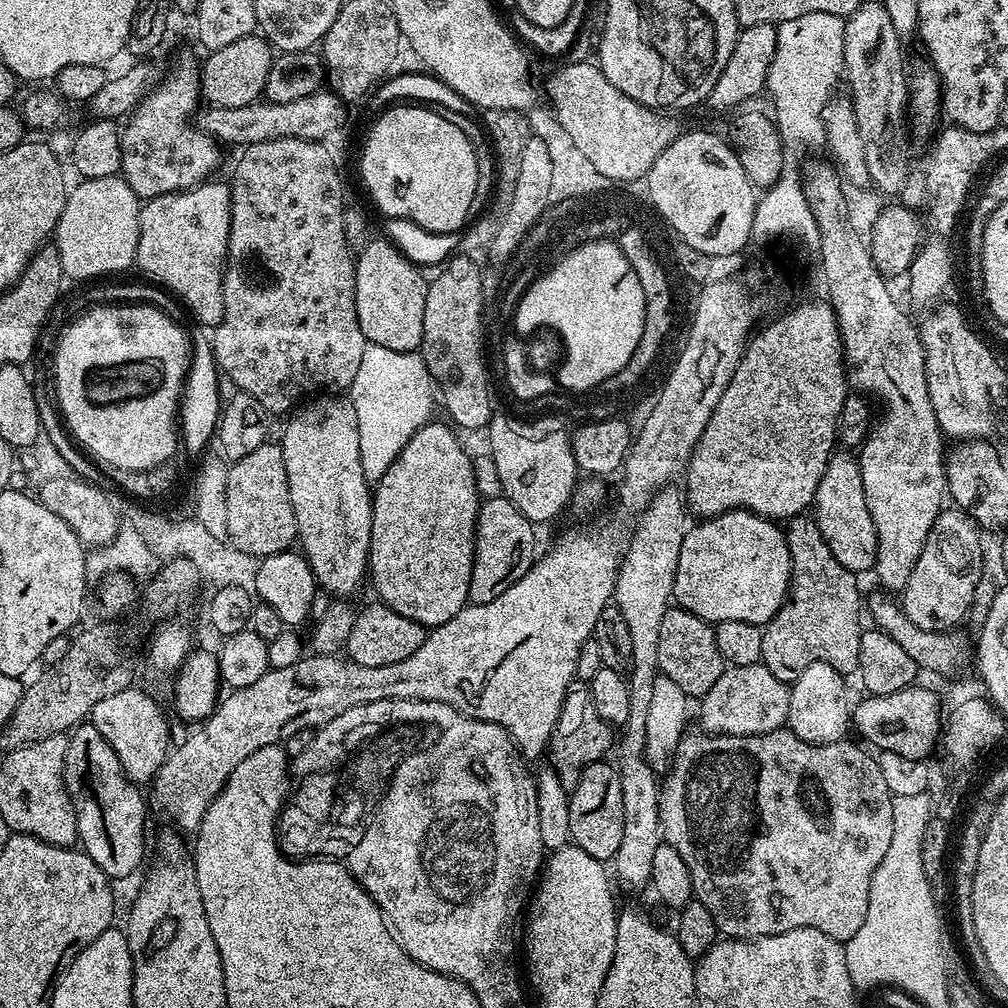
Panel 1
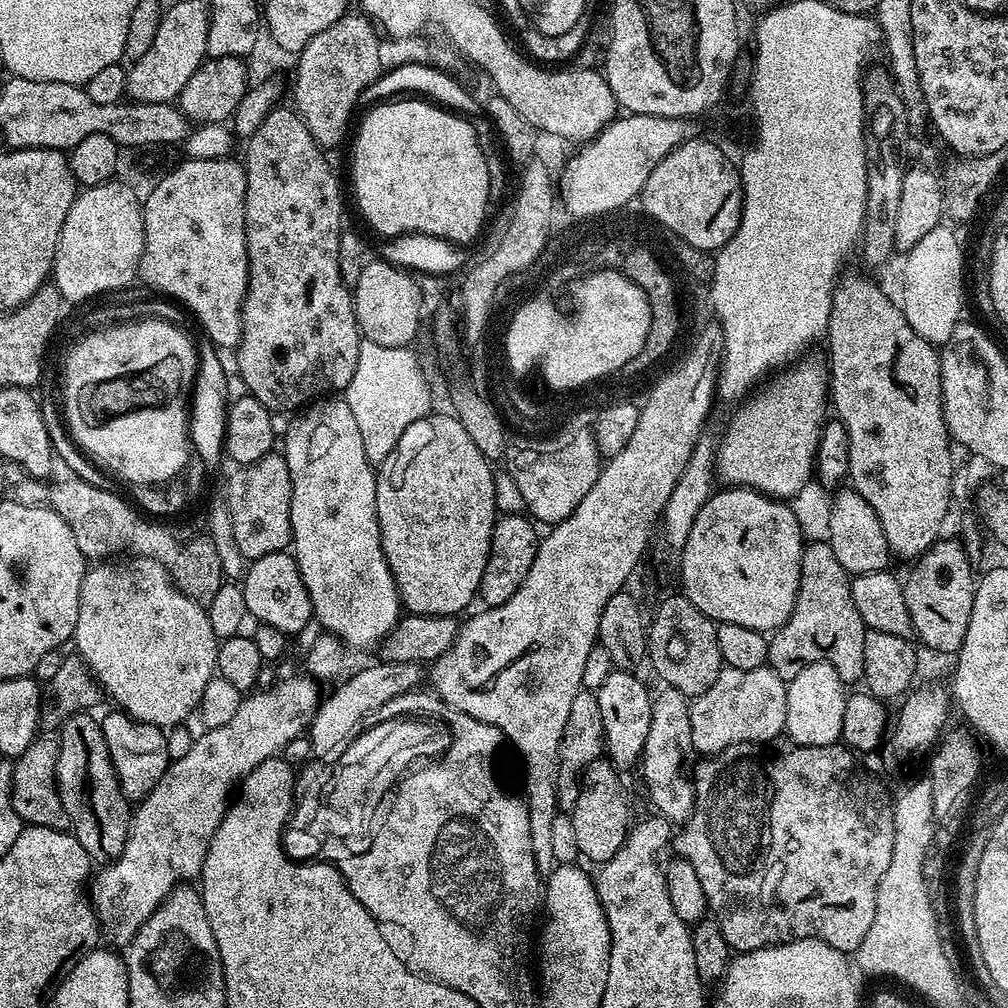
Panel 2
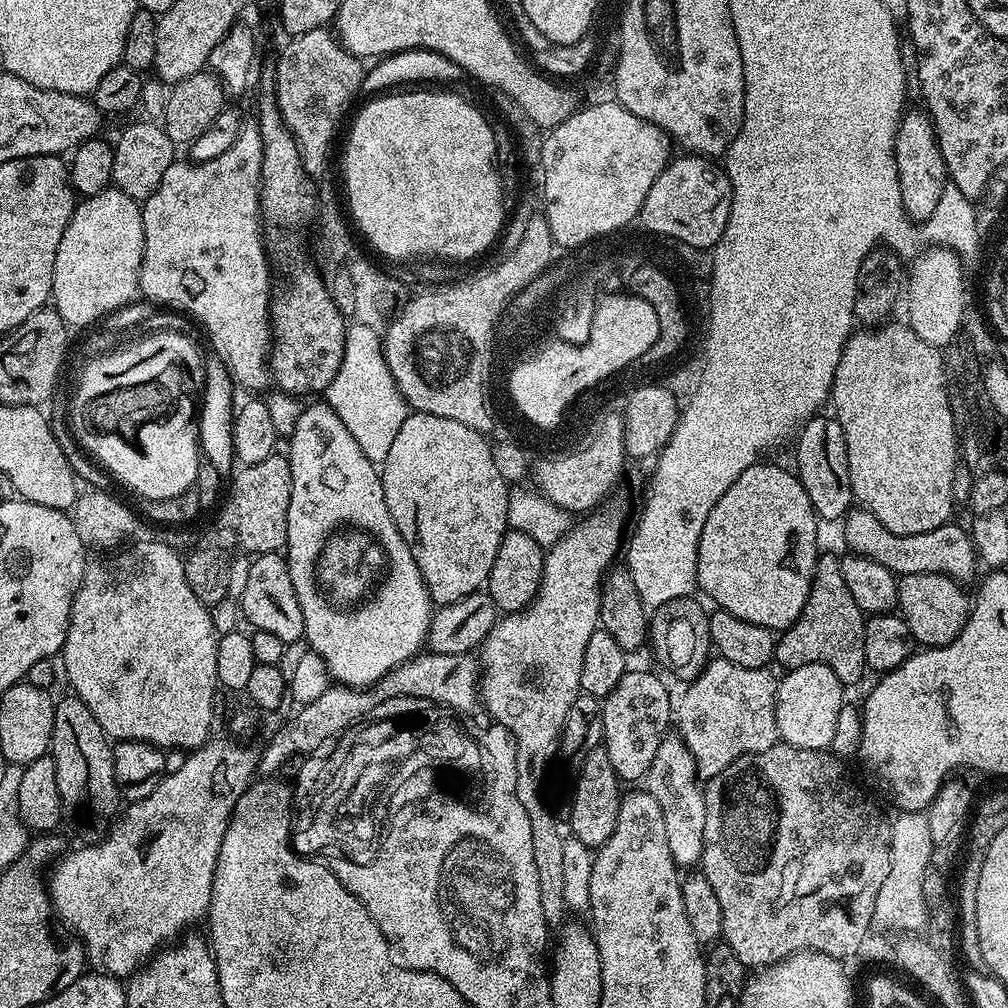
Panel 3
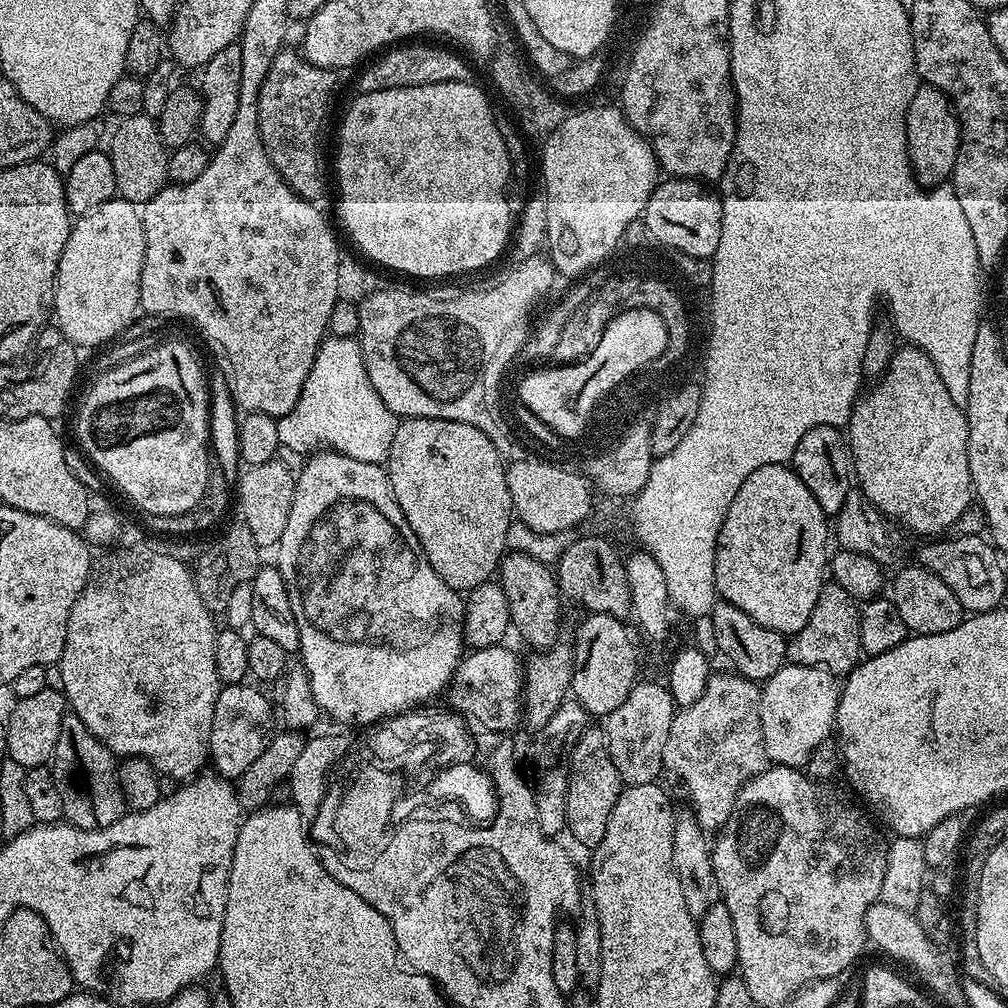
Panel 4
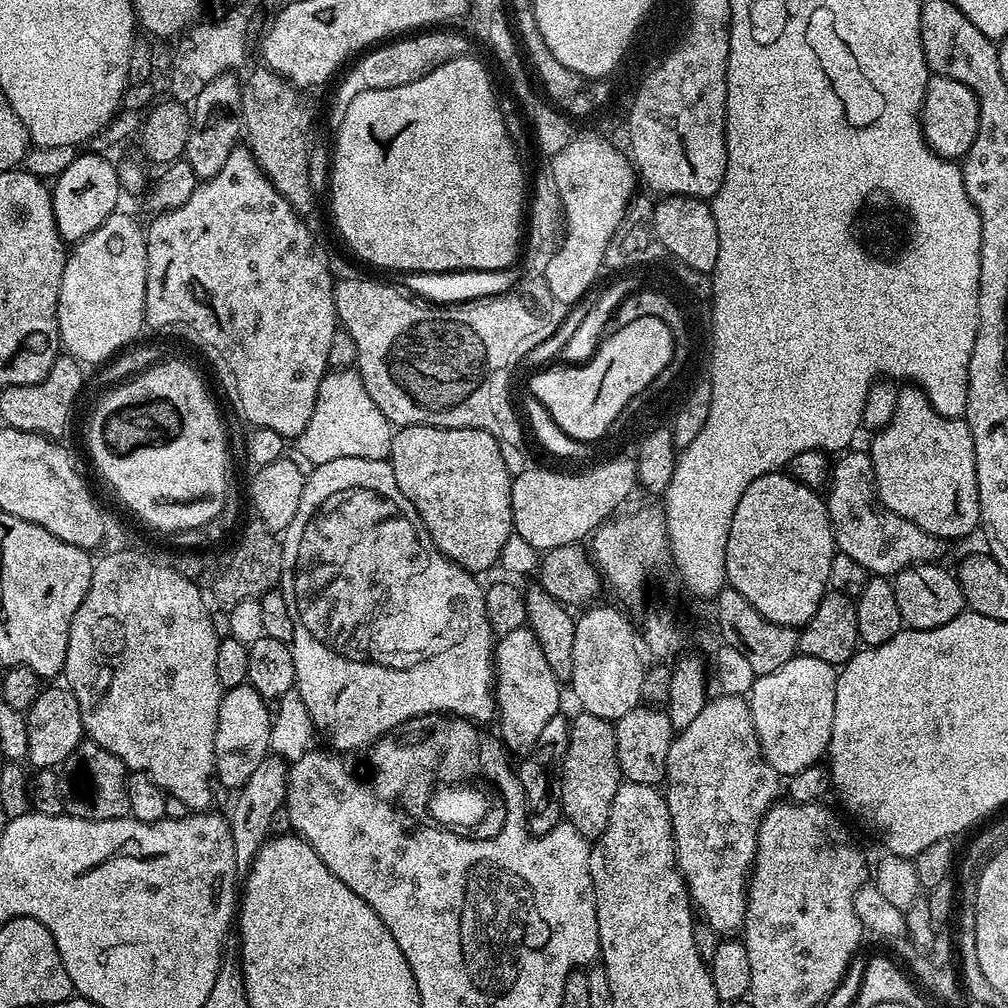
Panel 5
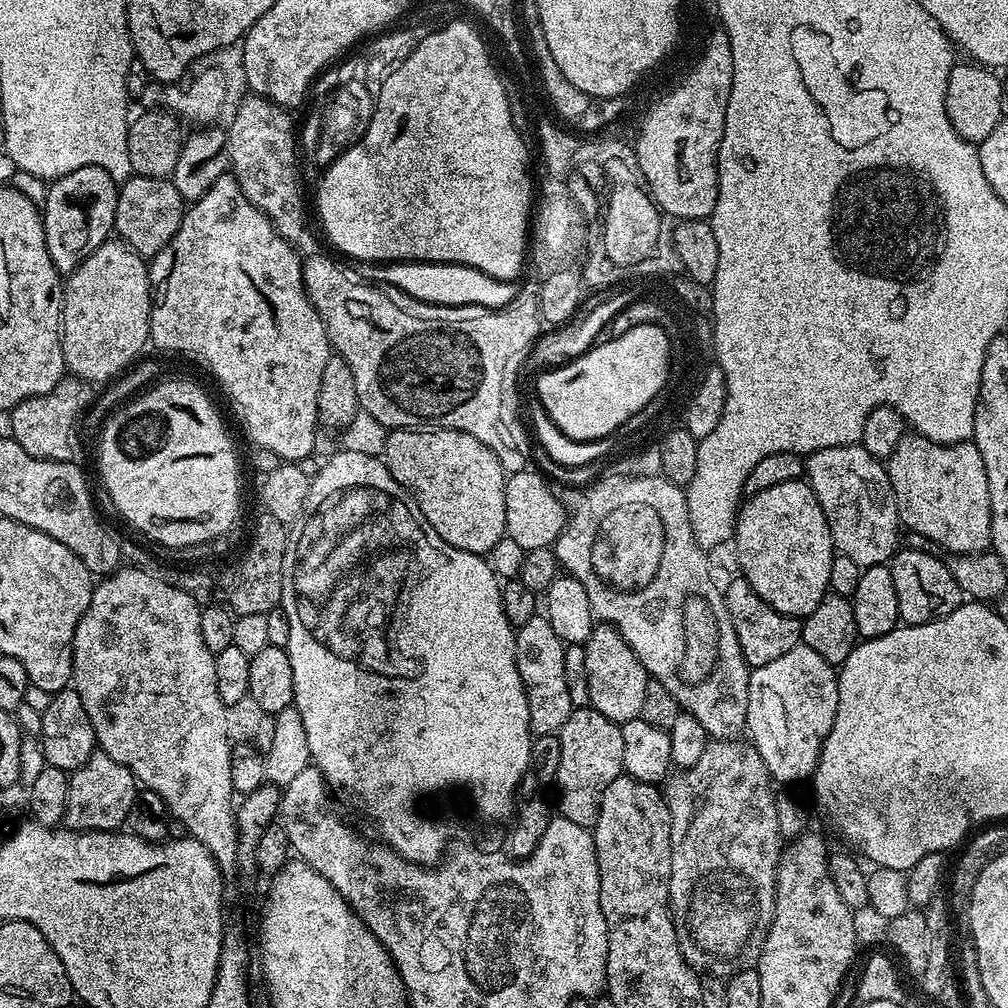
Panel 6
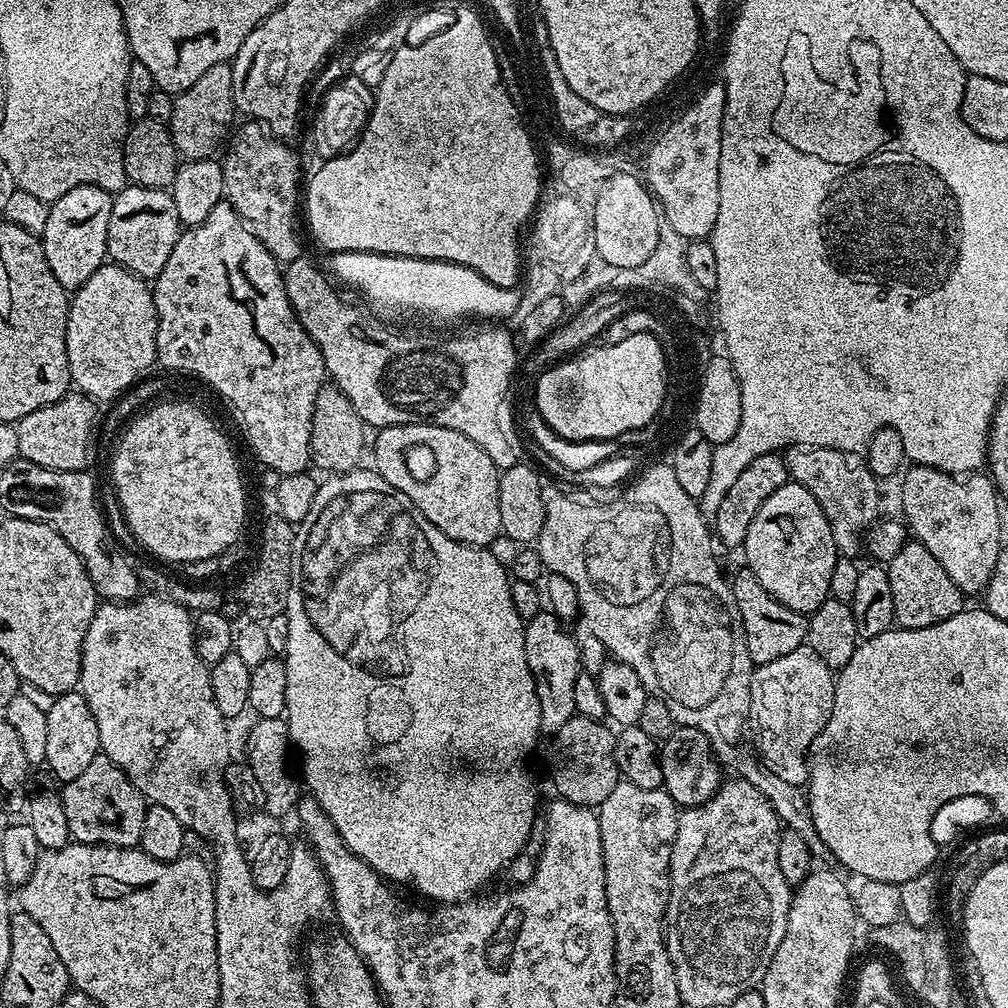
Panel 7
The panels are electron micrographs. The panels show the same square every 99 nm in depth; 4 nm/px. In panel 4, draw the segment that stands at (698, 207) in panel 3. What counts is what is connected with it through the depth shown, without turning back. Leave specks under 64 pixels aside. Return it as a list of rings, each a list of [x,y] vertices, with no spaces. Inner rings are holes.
[[[664,178],[657,183],[646,202],[642,217],[642,224],[648,227],[648,232],[657,240],[657,245],[697,257],[711,258],[716,253],[718,238],[722,238],[722,206],[719,195],[713,189],[711,192],[708,188],[711,187],[705,186],[698,180]]]

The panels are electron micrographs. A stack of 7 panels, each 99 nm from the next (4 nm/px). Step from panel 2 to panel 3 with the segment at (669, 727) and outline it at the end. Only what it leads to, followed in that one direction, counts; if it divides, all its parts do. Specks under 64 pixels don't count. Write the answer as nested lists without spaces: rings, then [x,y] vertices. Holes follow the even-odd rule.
[[[676,734],[665,736],[662,746],[658,746],[658,754],[654,754],[654,762],[650,762],[646,790],[662,810],[662,818],[666,822],[666,838],[670,841],[670,854],[680,870],[695,869],[704,849],[706,802],[704,788],[699,782],[696,763],[684,741]]]

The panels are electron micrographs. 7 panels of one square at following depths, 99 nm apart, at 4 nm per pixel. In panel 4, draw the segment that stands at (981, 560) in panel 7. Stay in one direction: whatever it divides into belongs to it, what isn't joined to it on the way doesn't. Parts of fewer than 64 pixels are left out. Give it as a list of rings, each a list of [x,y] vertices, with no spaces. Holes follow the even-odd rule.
[[[897,347],[884,375],[871,387],[868,393],[865,391],[857,399],[846,425],[850,464],[859,491],[868,504],[901,529],[921,532],[924,538],[947,533],[974,500],[965,409],[950,398],[950,390],[946,390],[934,362],[930,362],[921,348]]]

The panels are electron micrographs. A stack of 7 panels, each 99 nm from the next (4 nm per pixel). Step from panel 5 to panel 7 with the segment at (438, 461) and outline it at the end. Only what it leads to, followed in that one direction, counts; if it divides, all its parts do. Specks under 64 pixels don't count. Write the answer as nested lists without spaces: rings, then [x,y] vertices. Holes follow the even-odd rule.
[[[395,424],[376,435],[375,471],[410,502],[442,534],[476,548],[488,548],[501,535],[499,480],[501,469],[466,434],[433,424]]]

